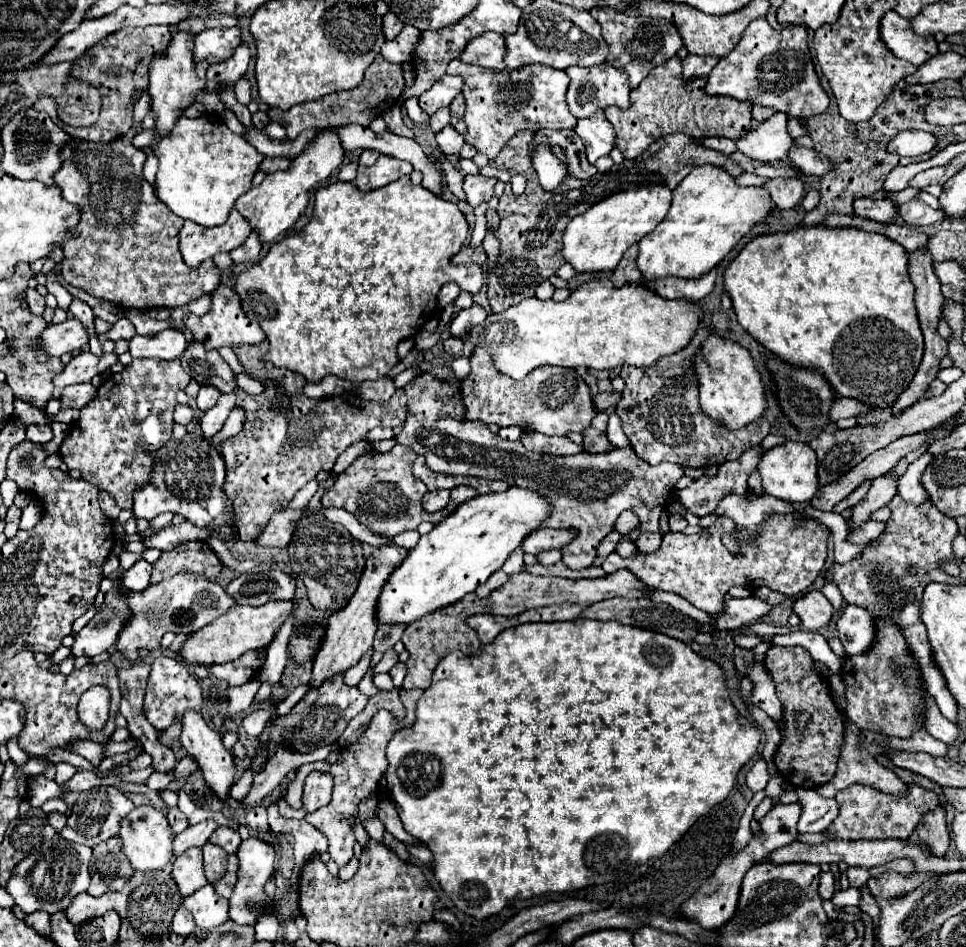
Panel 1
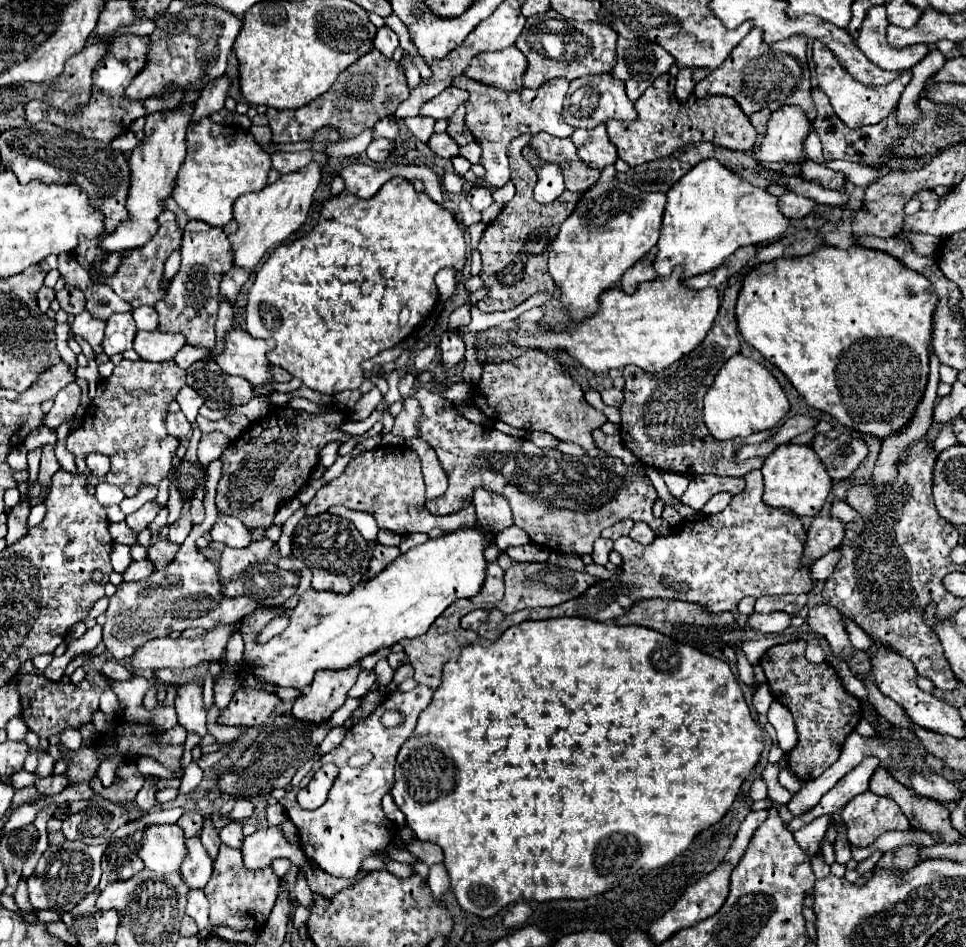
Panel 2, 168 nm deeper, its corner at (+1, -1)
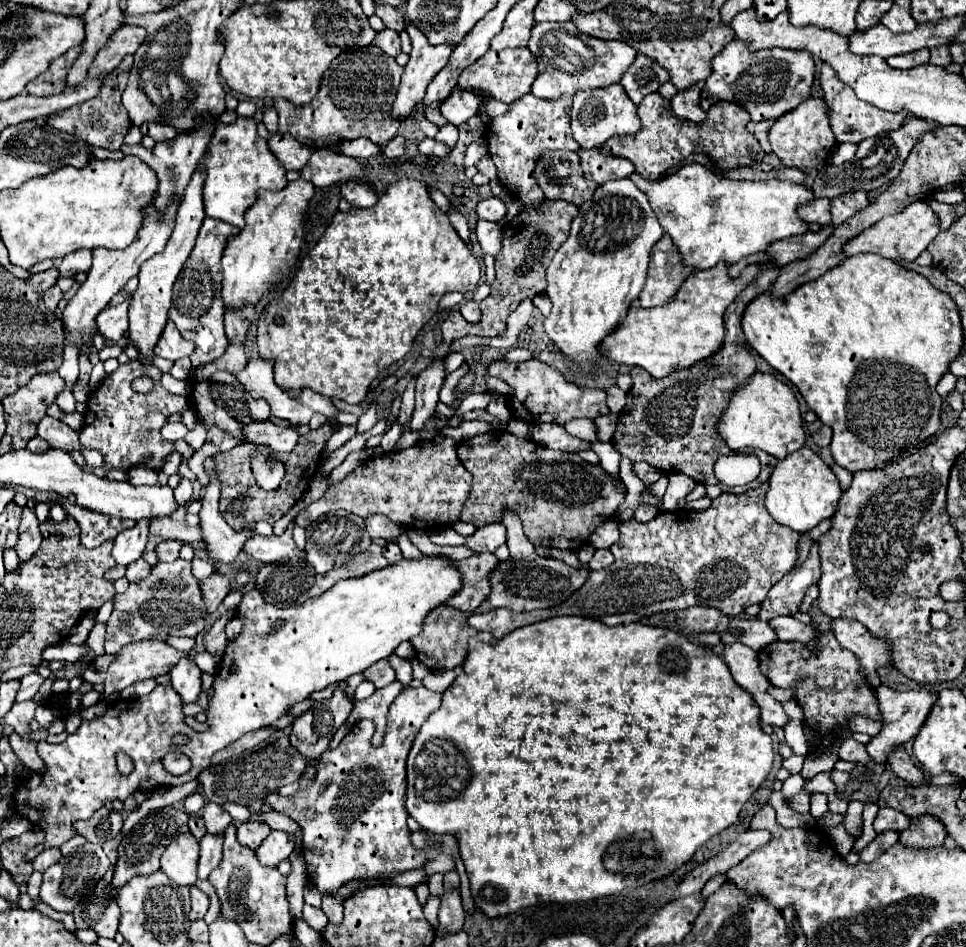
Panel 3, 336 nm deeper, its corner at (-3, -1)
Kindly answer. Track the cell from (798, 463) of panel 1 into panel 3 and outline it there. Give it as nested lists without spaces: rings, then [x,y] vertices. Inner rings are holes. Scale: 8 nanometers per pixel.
[[[808,446],[788,454],[784,460],[778,460],[768,482],[770,482],[766,492],[768,512],[778,524],[790,526],[800,534],[812,530],[824,518],[830,518],[836,512],[836,504],[842,494],[830,466]]]

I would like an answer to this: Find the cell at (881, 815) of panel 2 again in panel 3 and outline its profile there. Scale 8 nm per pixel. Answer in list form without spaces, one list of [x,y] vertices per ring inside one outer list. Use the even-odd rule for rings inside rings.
[[[882,806],[882,808],[878,810],[878,814],[876,814],[874,830],[876,830],[876,834],[882,834],[882,832],[886,832],[886,830],[902,832],[904,828],[908,828],[908,824],[910,824],[910,818],[904,816],[900,810]]]

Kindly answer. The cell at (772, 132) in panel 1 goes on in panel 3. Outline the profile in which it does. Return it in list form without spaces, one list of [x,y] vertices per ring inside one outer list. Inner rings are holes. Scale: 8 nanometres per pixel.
[[[808,98],[804,104],[798,104],[788,116],[780,116],[780,120],[774,122],[770,132],[770,144],[772,152],[780,158],[780,162],[788,168],[820,168],[828,162],[830,148],[834,146],[834,134],[828,120],[828,108],[826,102],[820,98]]]

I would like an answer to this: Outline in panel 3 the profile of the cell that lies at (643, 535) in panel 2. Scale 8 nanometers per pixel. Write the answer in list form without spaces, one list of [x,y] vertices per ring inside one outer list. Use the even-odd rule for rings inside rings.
[[[642,504],[638,510],[636,510],[636,514],[634,514],[634,518],[638,520],[638,522],[648,522],[648,520],[652,520],[652,518],[656,518],[660,514],[660,510],[658,508],[652,508],[652,506],[648,506],[648,504]]]

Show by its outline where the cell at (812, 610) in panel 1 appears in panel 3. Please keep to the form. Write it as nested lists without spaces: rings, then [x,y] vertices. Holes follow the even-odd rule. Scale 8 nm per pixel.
[[[848,618],[830,620],[830,630],[842,648],[846,648],[858,656],[860,674],[866,678],[866,682],[872,688],[876,688],[878,686],[878,672],[876,670],[880,666],[886,666],[892,662],[888,644],[874,638],[868,632],[868,628],[864,628],[860,622],[848,620]]]

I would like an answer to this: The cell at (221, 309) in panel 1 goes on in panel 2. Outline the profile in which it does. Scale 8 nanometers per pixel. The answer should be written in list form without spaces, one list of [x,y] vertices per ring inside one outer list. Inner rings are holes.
[[[234,326],[226,336],[226,350],[216,358],[216,364],[226,374],[246,378],[252,388],[262,388],[264,384],[274,382],[266,358],[272,348],[272,340],[256,340]]]

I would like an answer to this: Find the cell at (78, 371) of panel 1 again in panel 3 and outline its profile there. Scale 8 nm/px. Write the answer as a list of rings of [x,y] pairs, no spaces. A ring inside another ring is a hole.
[[[50,372],[50,374],[36,374],[32,376],[32,380],[20,388],[16,394],[2,398],[2,406],[6,412],[6,432],[4,432],[4,446],[8,450],[20,450],[26,448],[28,440],[32,440],[36,436],[36,424],[46,416],[46,408],[52,404],[50,396],[58,396],[62,392],[64,380],[58,372]],[[44,386],[52,386],[52,390],[44,390]],[[44,400],[44,402],[42,402]]]

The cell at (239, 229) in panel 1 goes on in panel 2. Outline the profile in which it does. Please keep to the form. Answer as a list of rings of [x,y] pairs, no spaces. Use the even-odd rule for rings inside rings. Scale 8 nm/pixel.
[[[190,220],[184,238],[182,238],[182,266],[180,272],[172,278],[168,292],[162,300],[156,302],[158,328],[170,332],[182,332],[190,346],[212,350],[216,344],[214,322],[218,312],[218,288],[222,276],[228,272],[232,262],[232,248],[228,244],[228,234],[236,230],[232,220],[226,228],[208,226],[202,220]]]

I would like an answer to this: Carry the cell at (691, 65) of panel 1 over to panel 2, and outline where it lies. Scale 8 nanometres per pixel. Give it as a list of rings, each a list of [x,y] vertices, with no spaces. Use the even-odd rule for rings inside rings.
[[[680,70],[680,72],[678,72],[676,90],[674,90],[678,102],[684,104],[684,102],[688,100],[688,96],[690,96],[692,90],[694,90],[694,84],[696,84],[696,80],[694,80],[694,76],[692,76],[692,70]]]

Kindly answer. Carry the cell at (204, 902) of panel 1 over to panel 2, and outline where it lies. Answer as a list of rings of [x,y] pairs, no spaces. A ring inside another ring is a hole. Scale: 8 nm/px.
[[[190,890],[188,892],[186,914],[196,920],[196,924],[198,924],[200,930],[204,930],[204,928],[210,926],[210,920],[208,920],[208,900],[206,900],[206,896],[204,896],[202,890]]]

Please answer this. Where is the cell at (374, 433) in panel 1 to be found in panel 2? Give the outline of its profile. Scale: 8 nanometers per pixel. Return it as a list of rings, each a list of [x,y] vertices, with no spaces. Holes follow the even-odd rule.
[[[406,398],[408,400],[408,410],[404,408],[398,416],[396,416],[396,422],[394,422],[394,434],[396,436],[402,436],[404,440],[408,438],[414,438],[418,436],[418,418],[422,416],[422,408],[418,404],[418,400],[414,398]]]

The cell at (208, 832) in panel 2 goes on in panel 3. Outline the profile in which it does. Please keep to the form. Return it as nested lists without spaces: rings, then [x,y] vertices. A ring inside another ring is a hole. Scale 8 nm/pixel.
[[[206,804],[202,810],[202,820],[210,834],[222,834],[232,822],[232,816],[220,808],[220,804]]]

